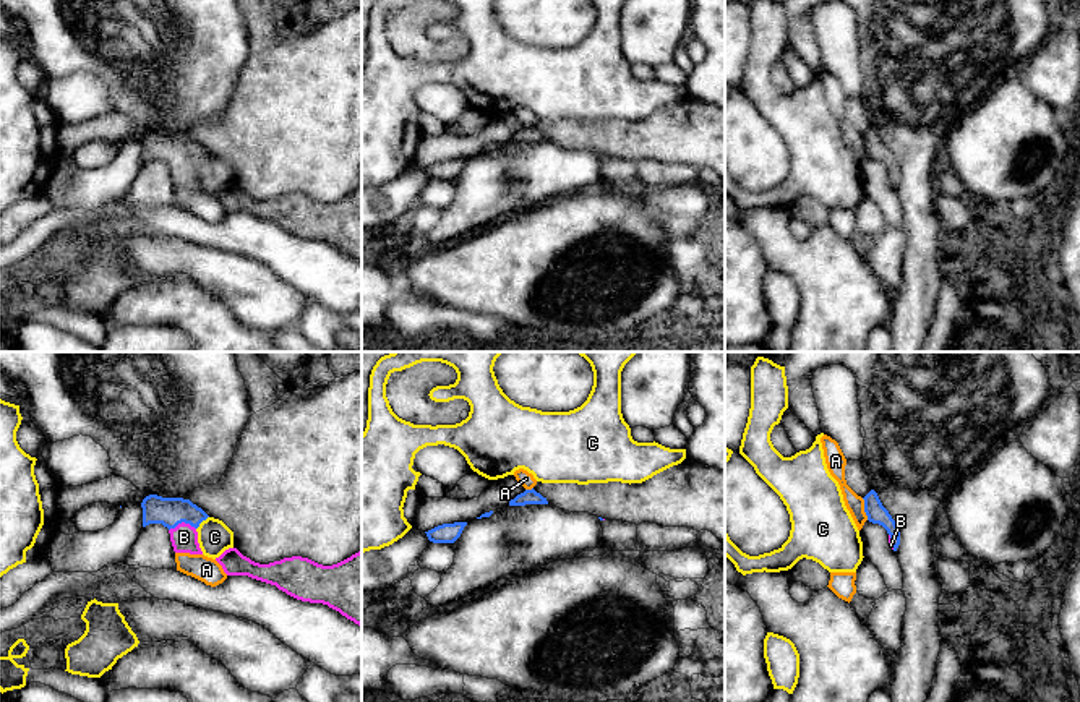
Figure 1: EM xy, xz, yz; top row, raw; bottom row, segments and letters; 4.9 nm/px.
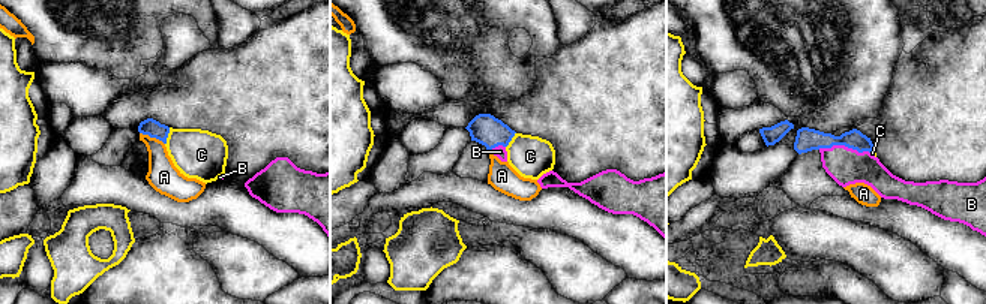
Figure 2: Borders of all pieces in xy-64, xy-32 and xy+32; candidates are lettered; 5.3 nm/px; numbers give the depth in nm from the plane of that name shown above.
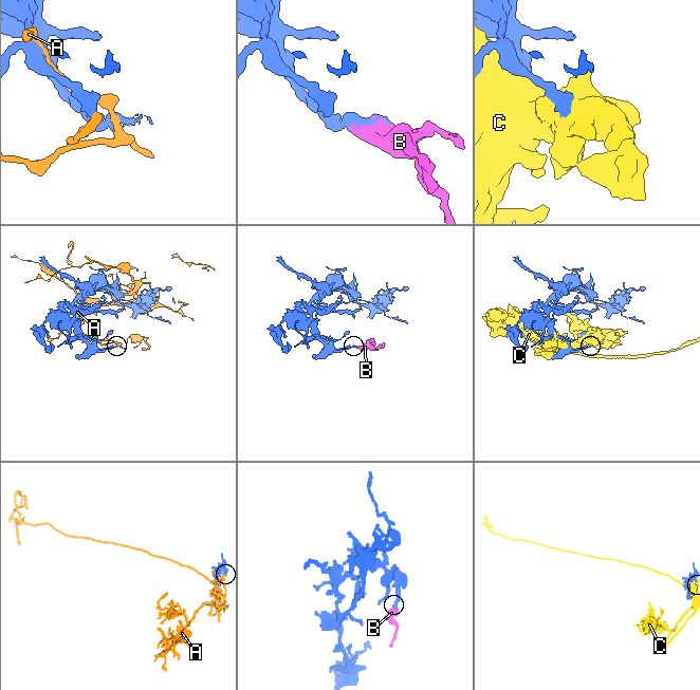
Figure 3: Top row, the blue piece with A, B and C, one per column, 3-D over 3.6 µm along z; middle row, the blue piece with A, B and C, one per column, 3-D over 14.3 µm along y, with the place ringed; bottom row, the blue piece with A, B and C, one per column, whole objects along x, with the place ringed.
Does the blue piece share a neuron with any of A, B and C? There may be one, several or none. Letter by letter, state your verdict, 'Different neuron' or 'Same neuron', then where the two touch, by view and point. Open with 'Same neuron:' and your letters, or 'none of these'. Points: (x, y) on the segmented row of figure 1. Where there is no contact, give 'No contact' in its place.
Same neuron: B
A: Different neuron. Touches blue at yz (865, 509)
B: Same neuron. Touches blue at xy (182, 521)
C: Different neuron. Touches blue at xy (201, 521)

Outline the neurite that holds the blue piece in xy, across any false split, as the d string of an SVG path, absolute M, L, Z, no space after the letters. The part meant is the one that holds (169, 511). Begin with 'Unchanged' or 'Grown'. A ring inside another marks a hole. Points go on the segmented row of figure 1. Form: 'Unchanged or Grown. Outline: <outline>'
Grown. Outline: M149 494L141 503L143 527L162 524L169 529L170 541L175 553L203 554L198 543L196 529L209 516L183 498L162 498Z

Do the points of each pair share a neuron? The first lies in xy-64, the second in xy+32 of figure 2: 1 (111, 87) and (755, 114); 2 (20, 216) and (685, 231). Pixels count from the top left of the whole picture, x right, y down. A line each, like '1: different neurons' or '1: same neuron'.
1: different neurons
2: different neurons

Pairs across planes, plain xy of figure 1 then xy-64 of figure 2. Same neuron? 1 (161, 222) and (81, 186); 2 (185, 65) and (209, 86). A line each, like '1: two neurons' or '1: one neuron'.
1: one neuron
2: two neurons

